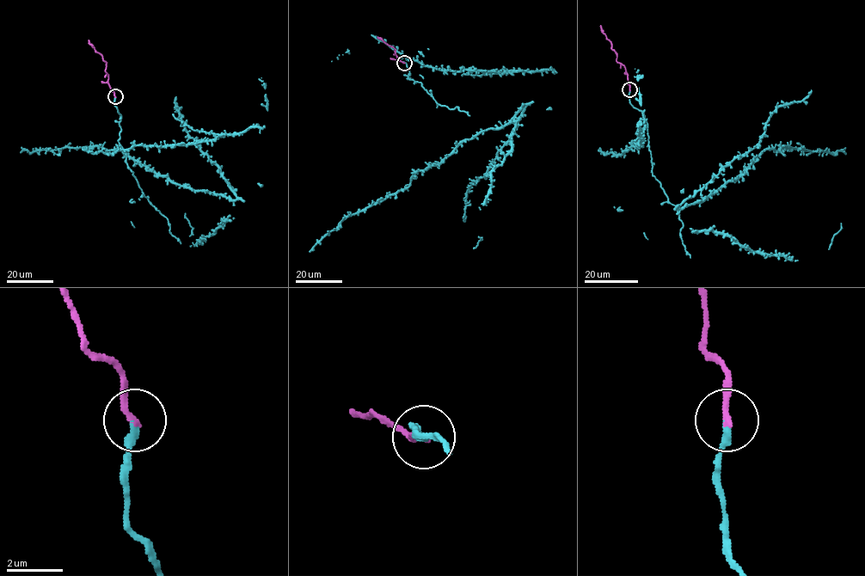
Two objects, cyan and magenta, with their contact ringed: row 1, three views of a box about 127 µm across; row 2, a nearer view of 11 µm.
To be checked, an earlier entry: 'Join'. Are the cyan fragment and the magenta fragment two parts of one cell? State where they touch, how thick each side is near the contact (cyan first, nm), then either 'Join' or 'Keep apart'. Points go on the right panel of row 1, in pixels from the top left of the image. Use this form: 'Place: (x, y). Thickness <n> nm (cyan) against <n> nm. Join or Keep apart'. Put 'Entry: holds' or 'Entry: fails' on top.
Entry: holds
Place: (629, 89). Thickness 260 nm (cyan) against 240 nm. Join

